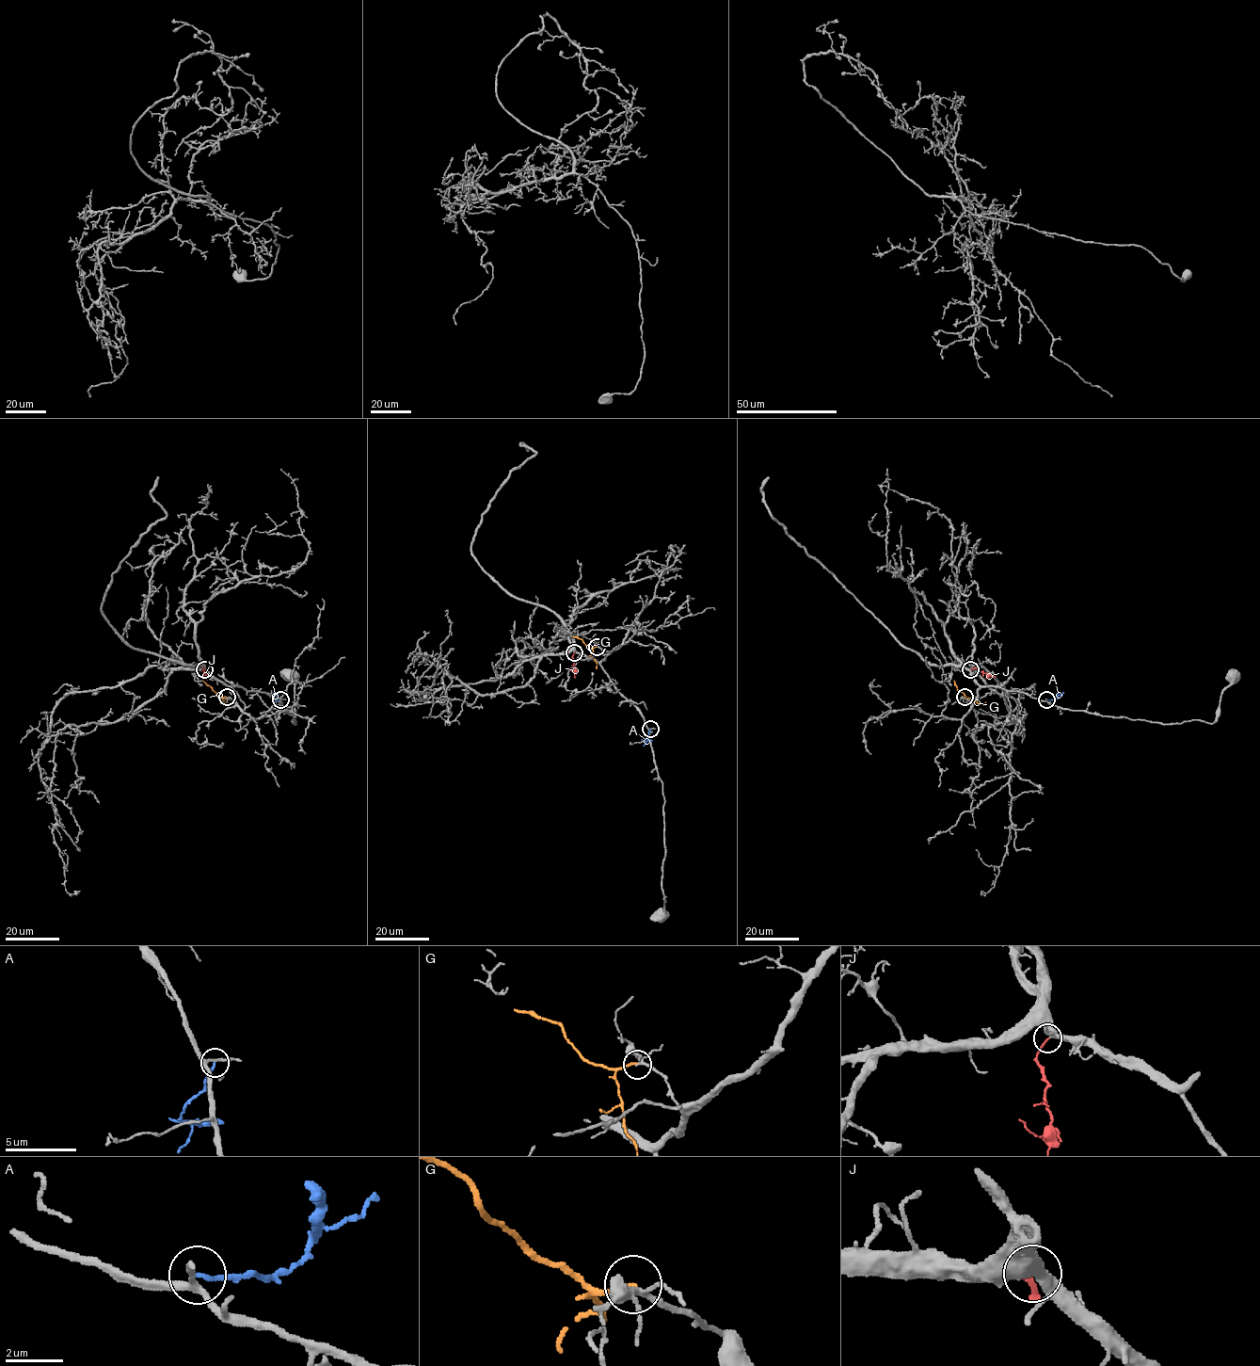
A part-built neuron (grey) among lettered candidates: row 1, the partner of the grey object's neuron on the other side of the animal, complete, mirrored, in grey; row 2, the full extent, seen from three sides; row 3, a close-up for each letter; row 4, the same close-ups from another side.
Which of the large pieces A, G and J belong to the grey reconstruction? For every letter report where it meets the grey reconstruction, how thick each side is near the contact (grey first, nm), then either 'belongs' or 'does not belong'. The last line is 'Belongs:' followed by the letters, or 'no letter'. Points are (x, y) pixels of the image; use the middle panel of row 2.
A: contact (650, 729); calibres 170 and 150 nm; does not belong
G: contact (597, 647); calibres 160 and 180 nm; does not belong
J: contact (574, 652); calibres 320 and 120 nm; belongs
Belongs: J

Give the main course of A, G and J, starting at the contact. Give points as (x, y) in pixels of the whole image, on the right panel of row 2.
A: (1046, 700), (1054, 700), (1063, 692)
G: (964, 697), (953, 681)
J: (970, 669), (976, 668), (996, 676)

